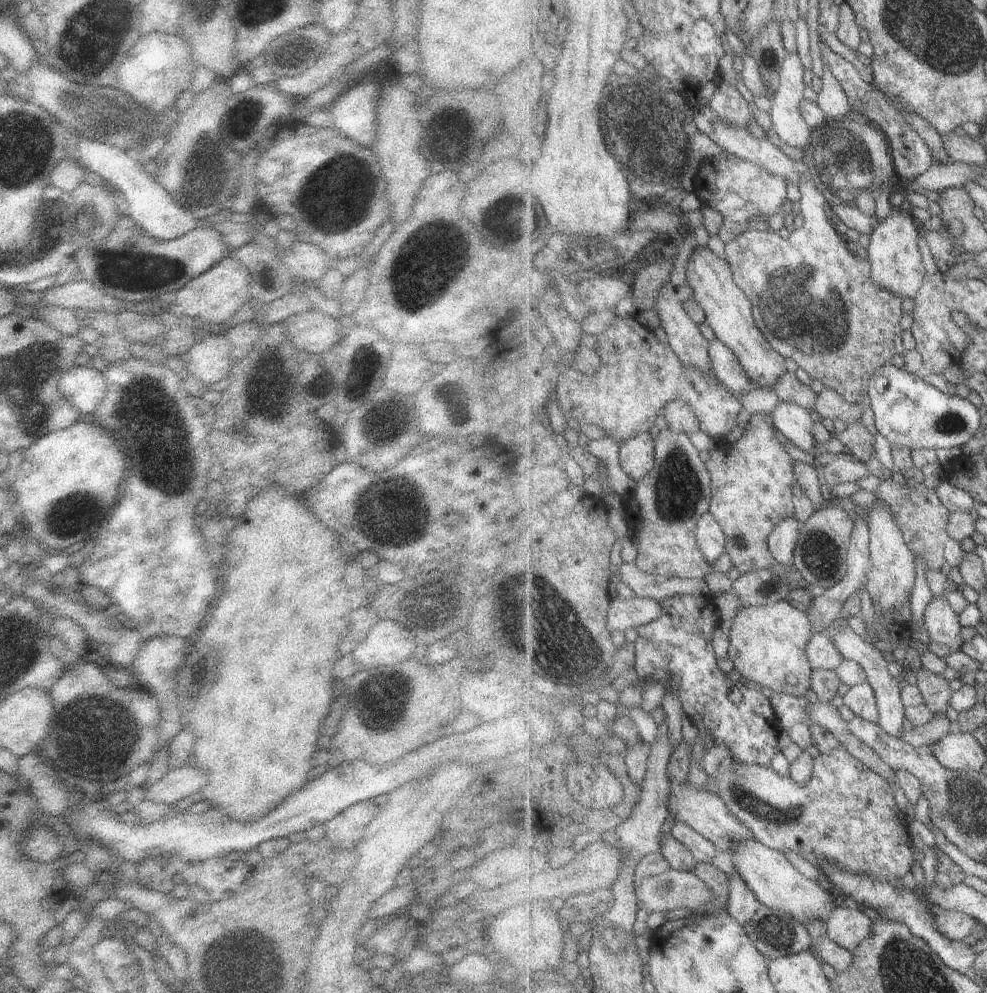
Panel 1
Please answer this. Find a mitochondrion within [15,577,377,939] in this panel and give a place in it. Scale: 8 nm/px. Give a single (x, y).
(93, 737)

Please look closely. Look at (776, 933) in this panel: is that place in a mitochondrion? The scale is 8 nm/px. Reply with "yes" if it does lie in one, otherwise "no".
yes

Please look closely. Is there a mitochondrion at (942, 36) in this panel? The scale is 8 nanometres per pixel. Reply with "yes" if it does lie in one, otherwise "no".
yes

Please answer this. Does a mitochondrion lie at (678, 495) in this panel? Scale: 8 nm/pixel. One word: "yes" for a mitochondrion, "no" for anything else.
yes

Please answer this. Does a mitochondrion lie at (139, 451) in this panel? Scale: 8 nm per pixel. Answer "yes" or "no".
yes

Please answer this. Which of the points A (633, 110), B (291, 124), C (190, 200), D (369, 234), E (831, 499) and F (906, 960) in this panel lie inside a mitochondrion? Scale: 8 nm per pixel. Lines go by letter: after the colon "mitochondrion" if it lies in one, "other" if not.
A: mitochondrion
B: other
C: other
D: other
E: other
F: mitochondrion

